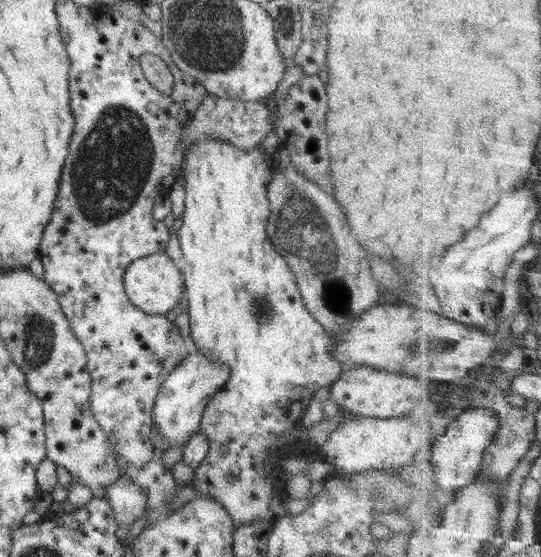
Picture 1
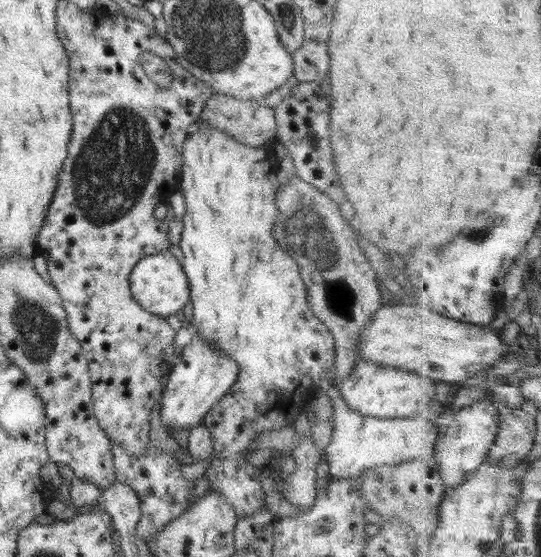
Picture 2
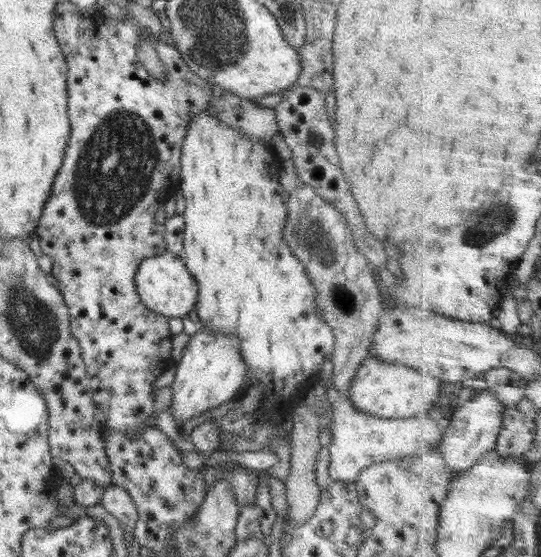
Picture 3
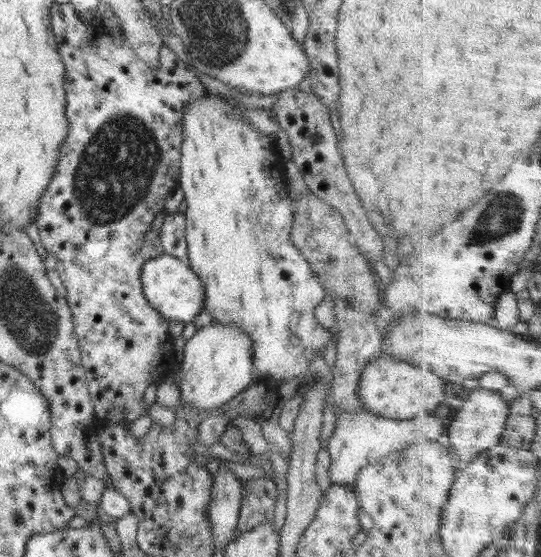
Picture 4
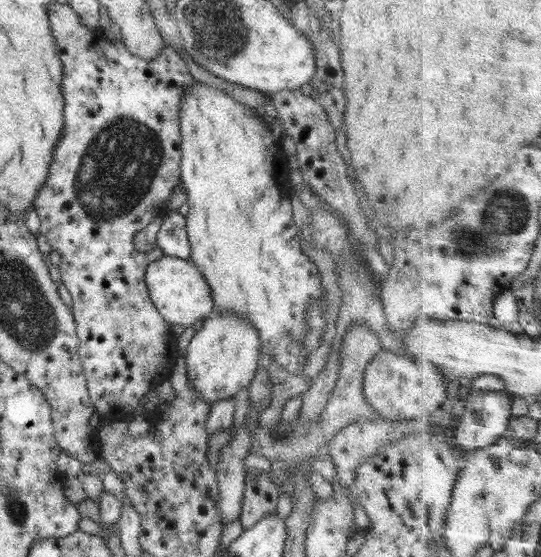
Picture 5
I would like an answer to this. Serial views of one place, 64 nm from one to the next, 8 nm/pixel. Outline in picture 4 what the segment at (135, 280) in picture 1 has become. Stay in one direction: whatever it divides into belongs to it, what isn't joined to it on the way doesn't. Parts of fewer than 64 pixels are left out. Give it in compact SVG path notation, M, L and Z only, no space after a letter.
M162 253L152 260L144 262L141 268L140 281L144 295L164 318L174 322L193 322L194 316L204 312L204 285L192 267L184 264L176 256Z

